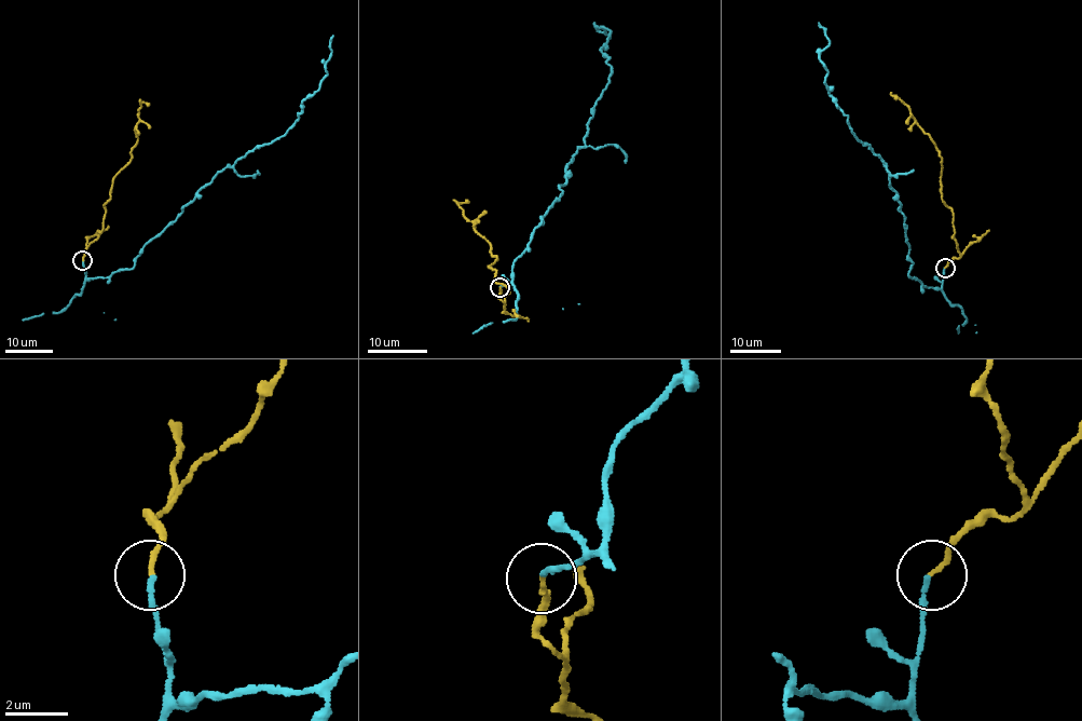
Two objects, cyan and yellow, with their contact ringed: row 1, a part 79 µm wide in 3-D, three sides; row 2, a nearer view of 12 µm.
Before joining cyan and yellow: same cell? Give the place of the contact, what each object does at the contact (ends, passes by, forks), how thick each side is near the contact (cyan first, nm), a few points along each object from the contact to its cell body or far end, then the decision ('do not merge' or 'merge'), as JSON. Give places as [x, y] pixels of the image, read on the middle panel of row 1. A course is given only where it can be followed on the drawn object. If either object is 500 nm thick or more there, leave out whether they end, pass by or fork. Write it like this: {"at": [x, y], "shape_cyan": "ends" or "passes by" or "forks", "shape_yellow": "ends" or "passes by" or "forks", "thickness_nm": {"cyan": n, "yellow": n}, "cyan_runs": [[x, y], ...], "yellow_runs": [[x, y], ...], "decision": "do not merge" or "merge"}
{"at": [500, 287], "shape_cyan": "ends", "shape_yellow": "ends", "thickness_nm": {"cyan": 160, "yellow": 150}, "cyan_runs": [[501, 286], [512, 280], [512, 263], [561, 194], [612, 75], [601, 51], [610, 32], [598, 31], [594, 22]], "yellow_runs": [[501, 287], [504, 301], [508, 286], [496, 282], [495, 270], [487, 267], [497, 259], [459, 205], [469, 201]], "decision": "merge"}

